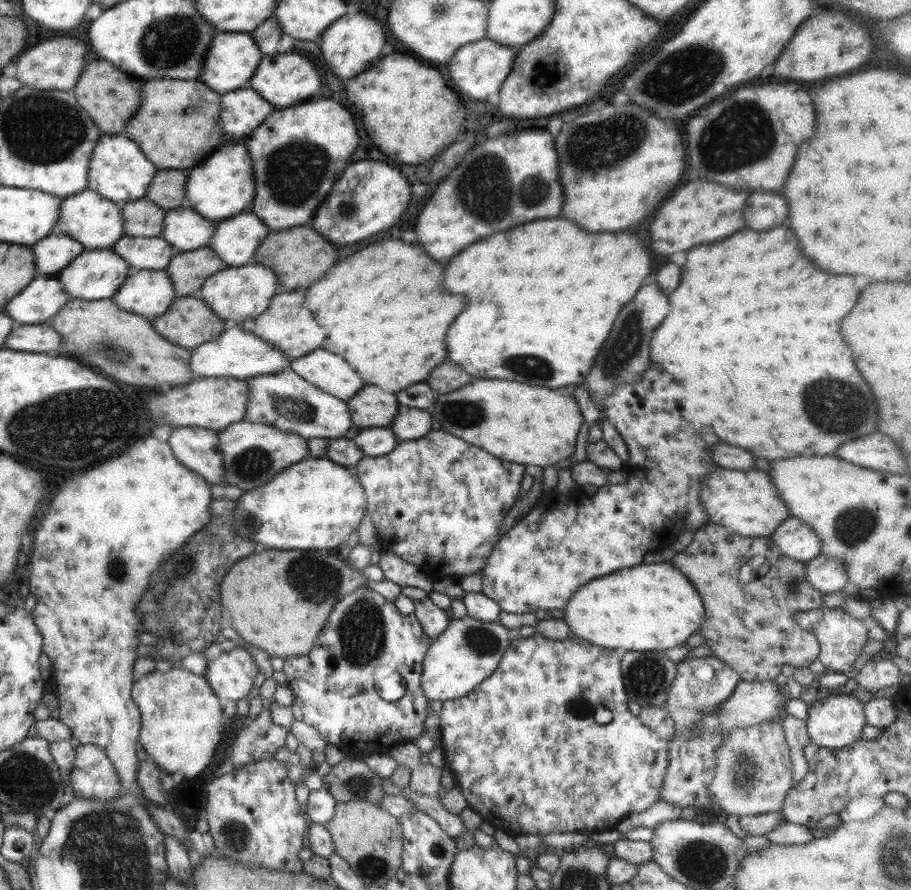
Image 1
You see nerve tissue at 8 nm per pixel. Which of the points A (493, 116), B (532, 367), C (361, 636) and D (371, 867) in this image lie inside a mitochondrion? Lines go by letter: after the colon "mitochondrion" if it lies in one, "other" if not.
A: other
B: mitochondrion
C: mitochondrion
D: mitochondrion

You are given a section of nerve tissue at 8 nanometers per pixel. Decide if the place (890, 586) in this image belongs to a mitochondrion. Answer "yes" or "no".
no

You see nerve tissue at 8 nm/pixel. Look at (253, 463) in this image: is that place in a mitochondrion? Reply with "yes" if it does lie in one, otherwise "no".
yes

